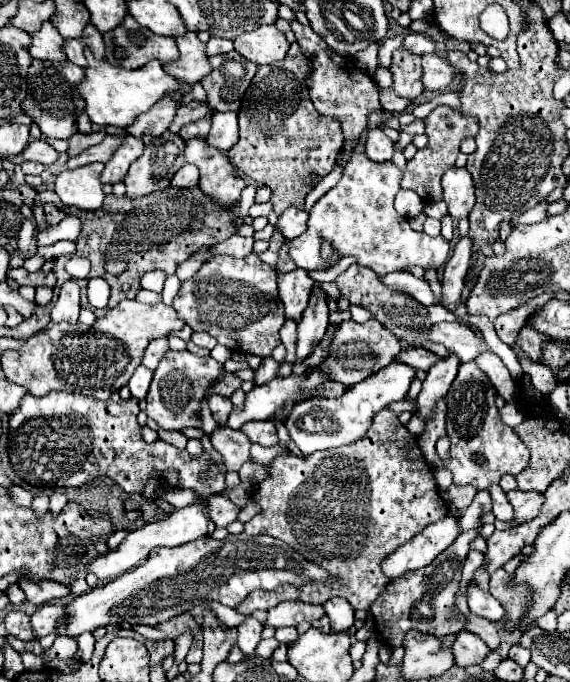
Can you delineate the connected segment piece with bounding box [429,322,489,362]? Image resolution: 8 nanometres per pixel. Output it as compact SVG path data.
M459 322L433 324L429 328L429 338L431 342L443 344L447 350L455 352L461 358L461 362L469 362L477 358L479 352L489 350L485 342L475 338L475 334L465 324L459 324Z

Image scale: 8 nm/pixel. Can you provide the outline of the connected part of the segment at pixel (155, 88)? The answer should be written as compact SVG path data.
M85 50L87 68L85 78L77 84L77 92L85 100L85 112L93 124L99 126L117 126L127 128L131 126L141 114L145 114L157 100L161 100L167 92L175 92L179 88L177 80L163 72L161 62L153 60L137 70L125 70L111 66L107 60L97 60L89 50Z

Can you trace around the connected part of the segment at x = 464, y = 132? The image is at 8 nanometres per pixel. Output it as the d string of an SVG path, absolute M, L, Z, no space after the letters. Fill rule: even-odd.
M437 106L425 118L425 126L427 126L425 134L429 136L428 145L419 149L414 158L407 162L405 174L403 174L403 180L401 180L401 188L409 188L409 190L417 192L425 202L431 202L431 200L441 200L443 198L443 190L441 190L439 180L441 180L443 172L455 164L461 140L465 136L475 136L477 134L477 120L471 118L471 116L459 114L449 106ZM435 118L441 118L441 124L437 122L437 126L435 126L435 122L431 122Z

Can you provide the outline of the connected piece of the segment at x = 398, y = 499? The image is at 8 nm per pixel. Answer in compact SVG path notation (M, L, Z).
M387 408L377 412L365 438L359 438L349 446L317 452L305 458L297 458L295 454L277 456L269 464L269 472L271 476L253 488L261 512L245 524L245 532L249 536L269 534L273 538L287 542L293 550L303 554L305 560L315 562L317 566L333 574L333 582L325 584L309 582L305 584L303 590L285 586L275 592L251 592L249 598L245 598L245 602L237 608L243 614L249 614L253 610L269 610L279 602L290 600L322 605L327 598L336 596L343 596L345 600L349 600L349 604L355 610L369 608L371 602L385 588L385 576L381 572L379 562L385 556L389 556L393 550L409 542L415 534L425 530L425 526L445 518L445 514L449 512L445 500L435 492L437 484L433 478L433 470L431 466L427 466L425 458L421 456L421 450L417 448L417 440L413 436L407 436L407 428Z

